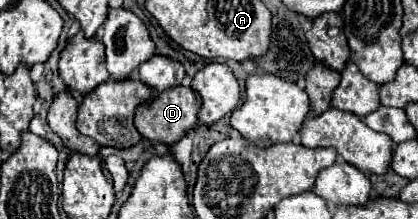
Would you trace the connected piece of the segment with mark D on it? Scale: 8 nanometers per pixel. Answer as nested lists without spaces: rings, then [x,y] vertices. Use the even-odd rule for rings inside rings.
[[[177,85],[173,89],[165,89],[165,93],[155,93],[153,101],[139,105],[135,113],[135,127],[141,133],[141,137],[151,139],[153,143],[165,143],[171,145],[181,139],[181,135],[195,127],[197,123],[197,111],[199,111],[199,95],[191,87]]]

